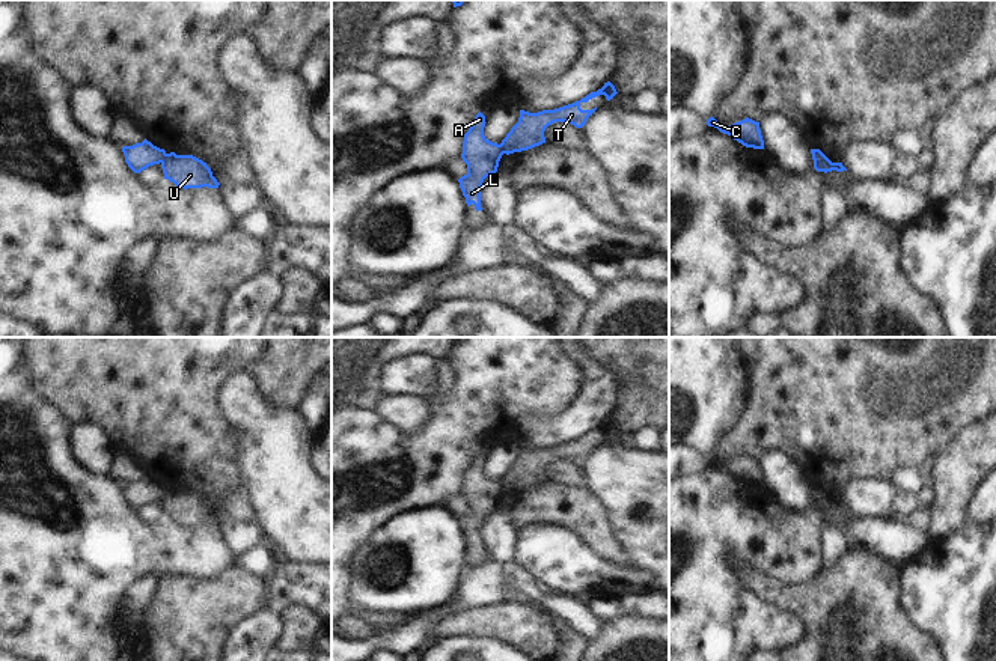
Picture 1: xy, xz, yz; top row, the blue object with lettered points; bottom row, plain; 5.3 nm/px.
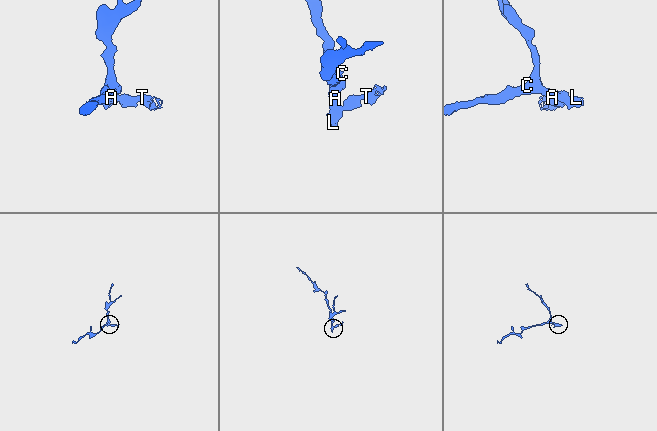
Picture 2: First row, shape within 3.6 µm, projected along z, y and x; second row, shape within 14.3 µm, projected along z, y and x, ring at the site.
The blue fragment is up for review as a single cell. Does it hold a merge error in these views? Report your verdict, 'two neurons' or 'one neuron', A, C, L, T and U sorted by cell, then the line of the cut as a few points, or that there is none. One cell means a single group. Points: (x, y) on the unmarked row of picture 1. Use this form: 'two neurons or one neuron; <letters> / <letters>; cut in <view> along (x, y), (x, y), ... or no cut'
two neurons; A C L / T U; cut in xy along (166, 491), (160, 499)

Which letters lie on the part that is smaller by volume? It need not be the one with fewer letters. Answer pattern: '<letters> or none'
T, U

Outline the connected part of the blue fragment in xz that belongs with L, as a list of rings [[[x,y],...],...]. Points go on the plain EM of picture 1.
[[[479,449],[464,471],[461,495],[467,501],[467,510],[458,516],[467,544],[481,545],[481,524],[487,513],[497,509],[503,492],[500,482],[493,480],[484,473],[485,453]]]

